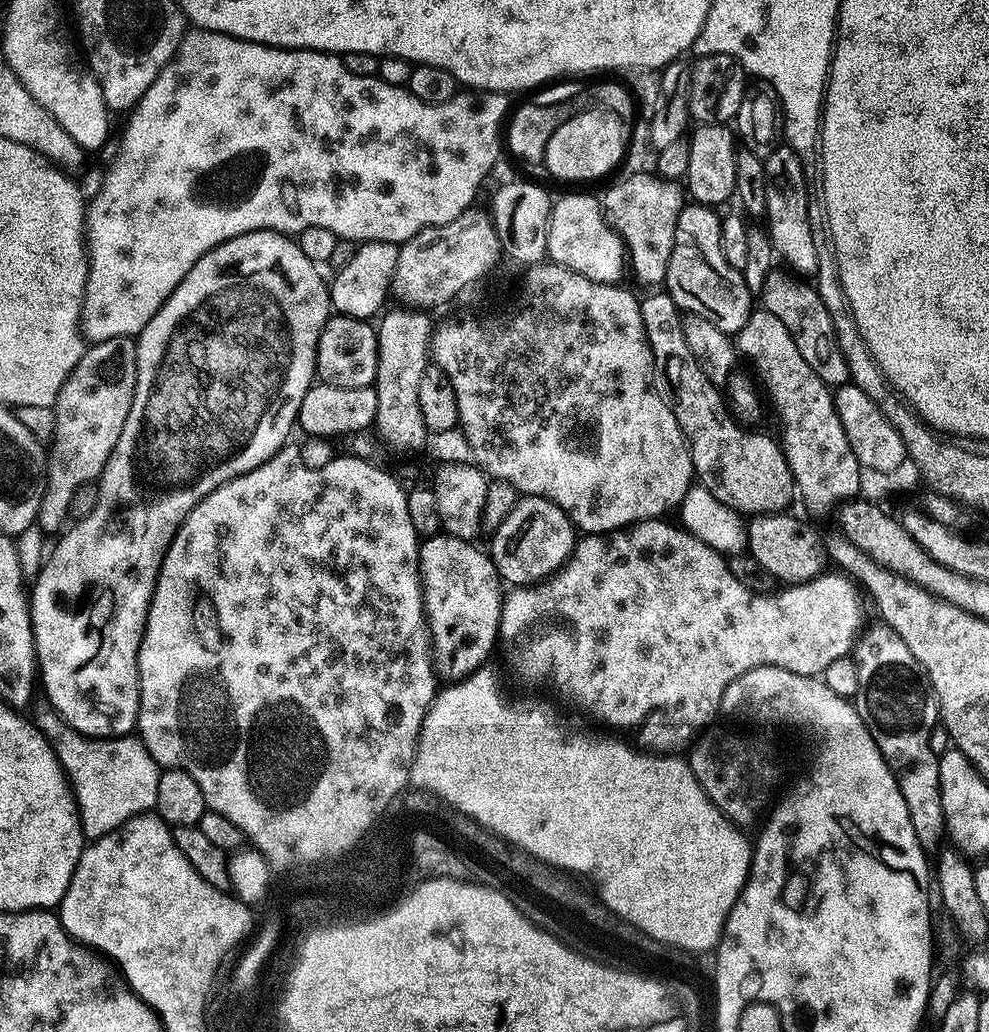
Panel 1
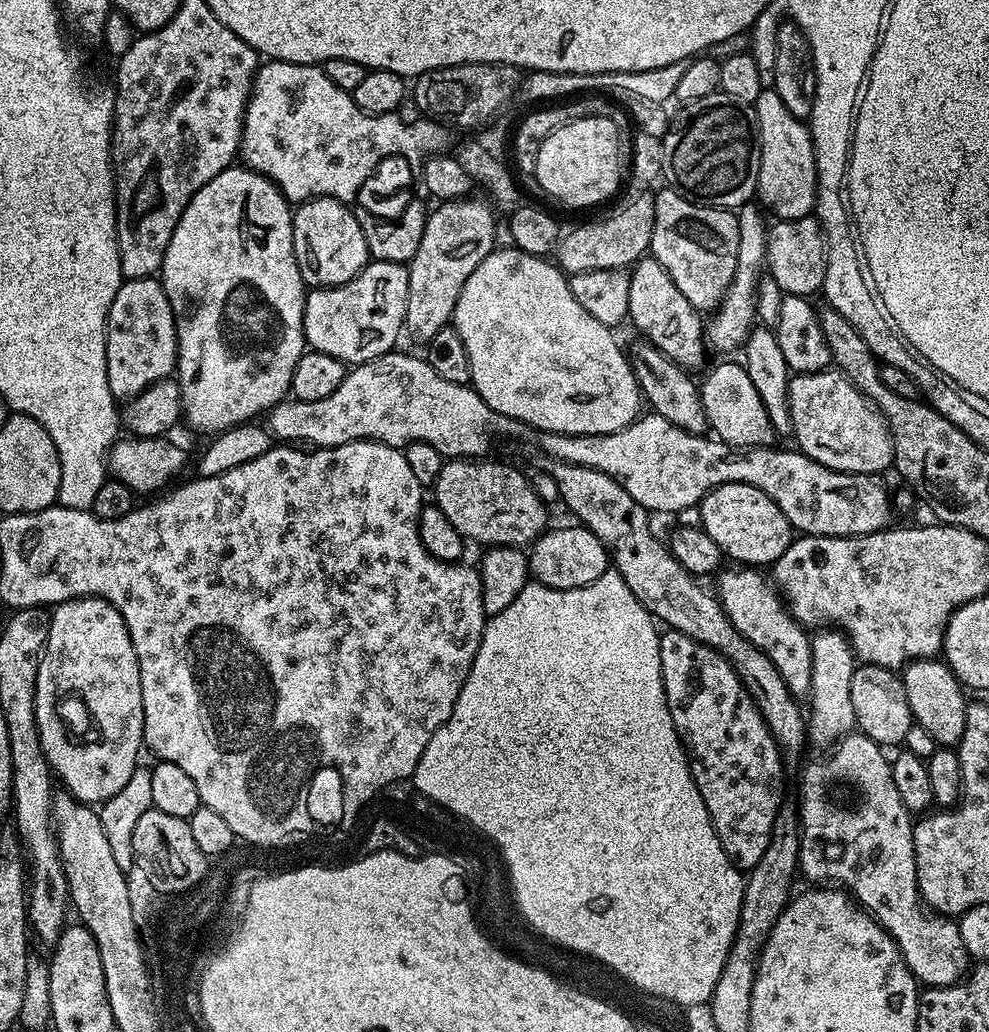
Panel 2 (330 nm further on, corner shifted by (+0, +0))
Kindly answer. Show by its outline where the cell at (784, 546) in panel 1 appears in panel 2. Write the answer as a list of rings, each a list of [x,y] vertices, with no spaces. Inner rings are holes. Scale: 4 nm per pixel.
[[[723,484],[710,490],[700,501],[699,512],[699,523],[718,542],[725,557],[744,566],[775,564],[794,539],[794,529],[786,514],[762,490],[749,484]]]

